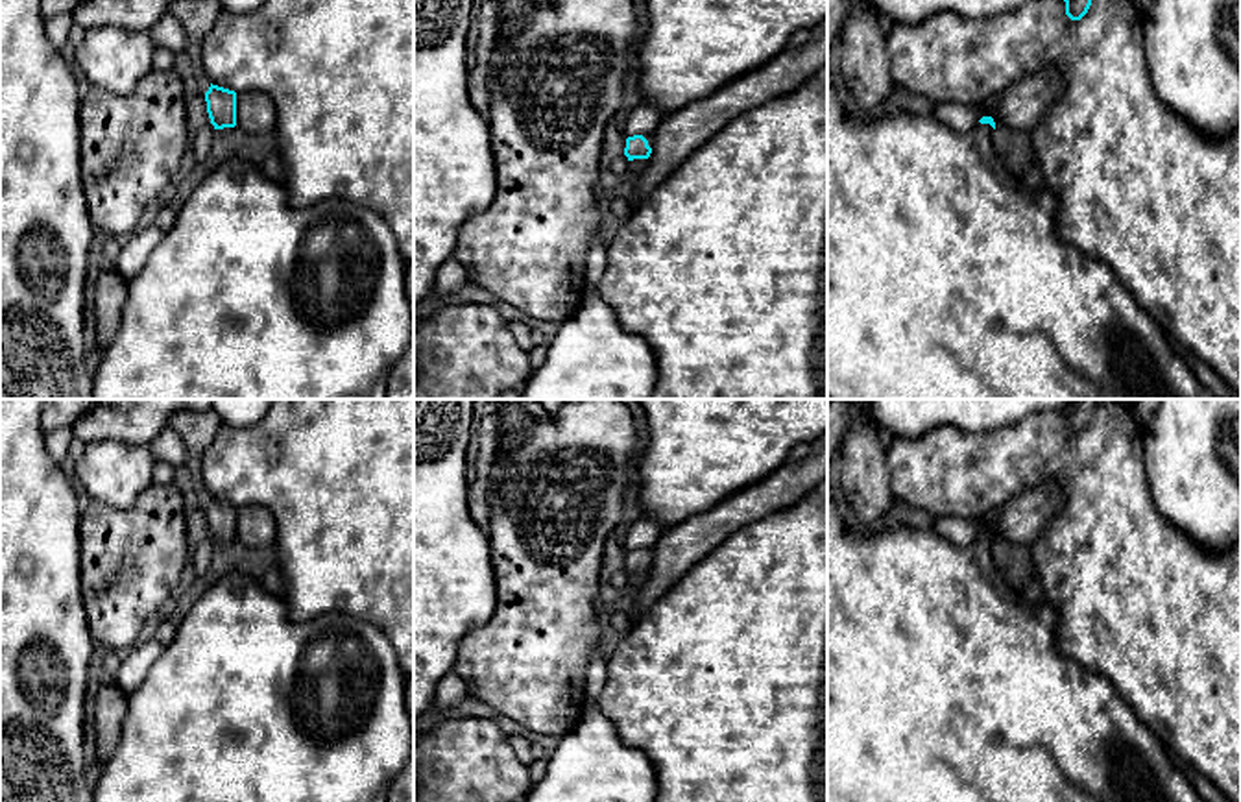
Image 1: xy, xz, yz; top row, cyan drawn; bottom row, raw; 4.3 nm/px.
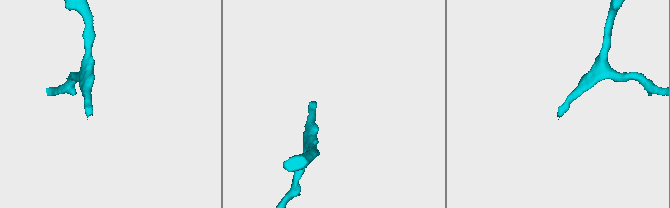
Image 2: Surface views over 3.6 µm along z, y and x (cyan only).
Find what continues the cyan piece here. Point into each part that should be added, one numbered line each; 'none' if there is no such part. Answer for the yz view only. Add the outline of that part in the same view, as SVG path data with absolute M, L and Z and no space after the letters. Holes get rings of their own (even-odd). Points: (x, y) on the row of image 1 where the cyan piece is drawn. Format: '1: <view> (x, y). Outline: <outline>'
1: yz (946, 276). Outline: M827 85L827 399L1219 399L1191 371L1169 344L1162 325L1138 303L1136 296L1121 283L1112 268L1064 240L1056 231L1058 200L1047 190L1030 190L1008 172L992 148L994 128L977 124L960 133L934 116L912 115L886 107L870 115L849 115L833 87Z

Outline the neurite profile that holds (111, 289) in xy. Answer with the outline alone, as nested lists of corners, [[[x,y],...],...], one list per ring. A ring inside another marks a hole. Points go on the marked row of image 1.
[[[116,270],[102,272],[94,288],[94,303],[89,307],[89,338],[98,342],[96,357],[116,334],[126,299],[127,279]]]

